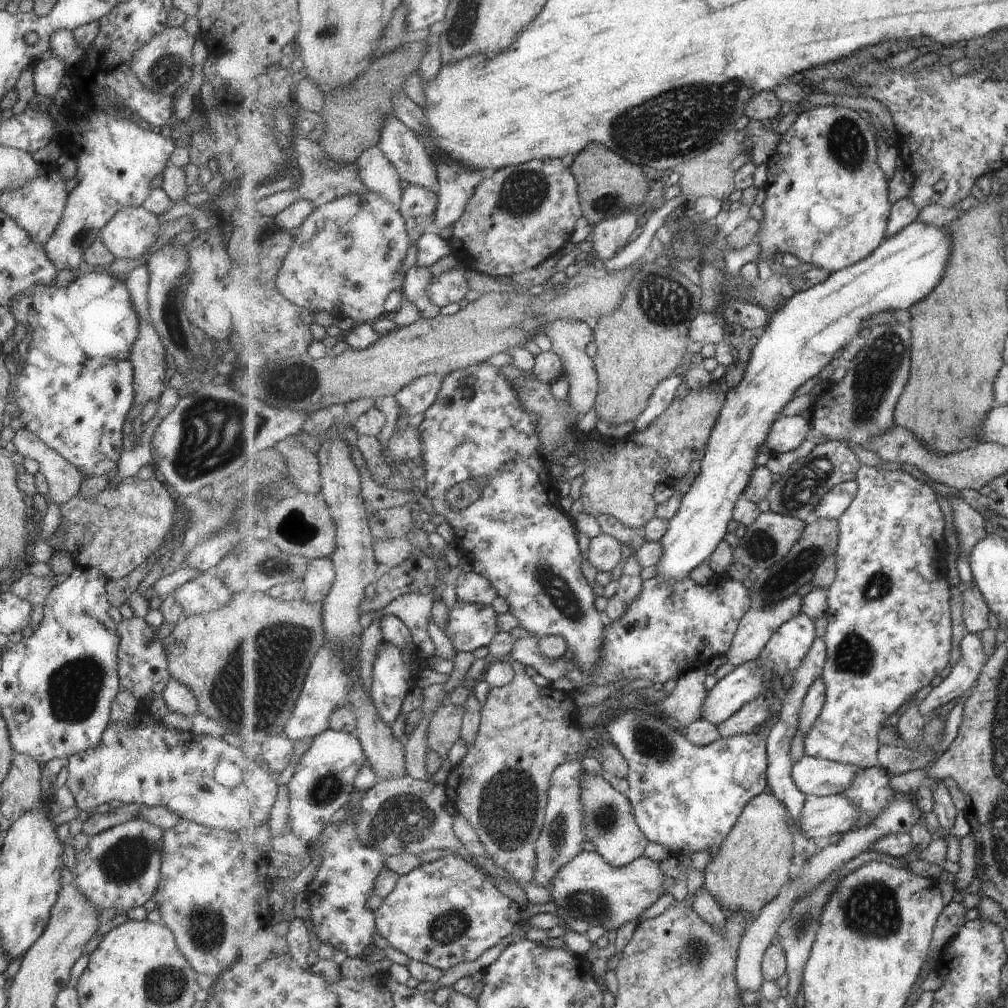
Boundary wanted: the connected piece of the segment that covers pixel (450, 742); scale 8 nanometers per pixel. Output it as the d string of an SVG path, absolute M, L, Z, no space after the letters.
M449 702L439 707L430 718L428 726L428 743L431 750L438 752L445 760L455 744L461 740L462 722L465 706Z

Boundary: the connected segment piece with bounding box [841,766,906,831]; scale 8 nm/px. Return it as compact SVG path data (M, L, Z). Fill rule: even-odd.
M882 766L860 768L854 781L842 792L860 810L855 831L871 826L895 801L906 798L893 790L891 777Z

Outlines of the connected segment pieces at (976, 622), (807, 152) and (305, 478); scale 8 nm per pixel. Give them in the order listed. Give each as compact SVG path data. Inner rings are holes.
M973 584L971 588L961 589L963 596L963 621L965 632L979 635L989 628L991 611L982 592Z
M825 105L812 108L800 114L787 132L783 134L781 144L779 144L775 154L771 156L767 163L767 181L764 187L766 199L761 206L764 215L760 220L760 229L756 236L756 242L760 245L760 252L758 258L755 260L757 268L765 272L765 264L772 262L772 258L777 252L781 252L781 254L792 254L801 263L807 262L813 268L826 270L830 274L842 271L870 257L874 253L874 250L877 250L887 239L888 221L890 220L893 205L892 202L889 202L889 180L883 172L883 169L879 166L878 154L879 149L875 130L873 130L871 124L867 123L867 120L859 112L838 105Z
M296 435L290 436L275 446L288 462L289 475L298 484L297 488L308 493L316 493L322 490L320 464L316 453L309 450L303 443L298 441Z

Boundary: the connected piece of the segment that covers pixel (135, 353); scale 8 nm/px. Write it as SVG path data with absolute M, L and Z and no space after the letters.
M138 316L138 333L130 348L130 361L133 369L133 404L145 406L147 402L157 400L158 396L163 392L163 389L166 387L163 385L166 370L164 354L164 346L156 330L146 320Z

